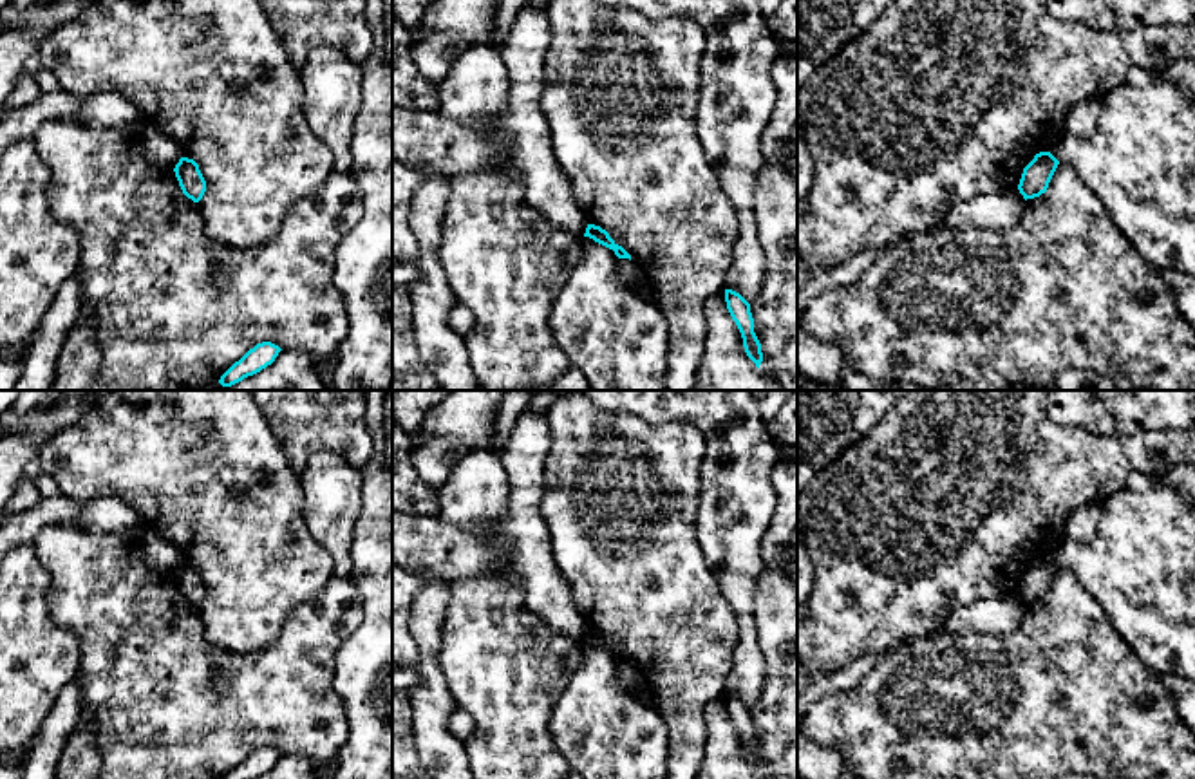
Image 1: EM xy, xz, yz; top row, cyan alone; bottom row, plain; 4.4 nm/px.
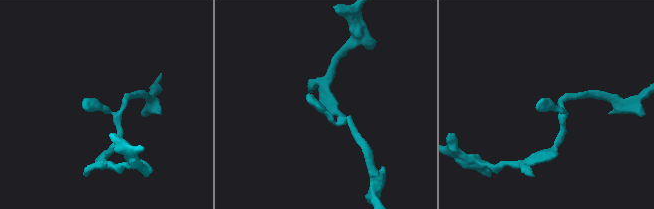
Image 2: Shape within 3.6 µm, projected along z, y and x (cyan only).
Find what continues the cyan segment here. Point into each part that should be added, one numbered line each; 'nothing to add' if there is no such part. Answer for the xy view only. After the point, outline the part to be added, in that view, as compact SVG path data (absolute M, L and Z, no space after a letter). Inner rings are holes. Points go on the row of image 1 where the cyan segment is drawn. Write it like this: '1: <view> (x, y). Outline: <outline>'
nothing to add

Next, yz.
nothing to add

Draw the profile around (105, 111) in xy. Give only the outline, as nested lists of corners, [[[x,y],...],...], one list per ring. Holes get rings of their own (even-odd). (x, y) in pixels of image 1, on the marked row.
[[[63,89],[42,92],[42,96],[0,117],[0,159],[14,141],[31,139],[47,121],[72,119],[99,130],[128,130],[143,134],[148,130],[146,117],[127,98],[118,92],[71,94]]]

